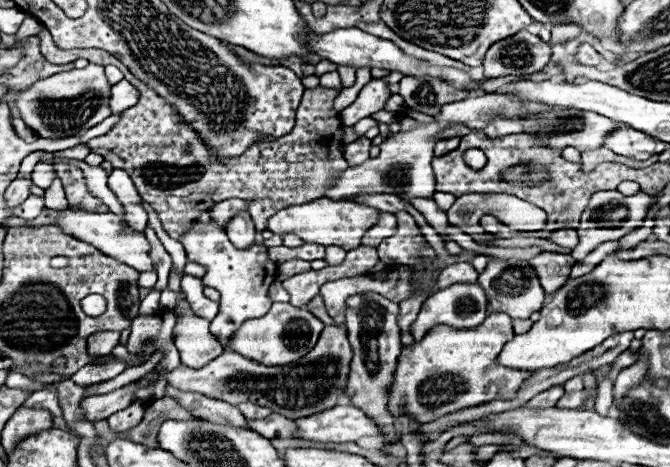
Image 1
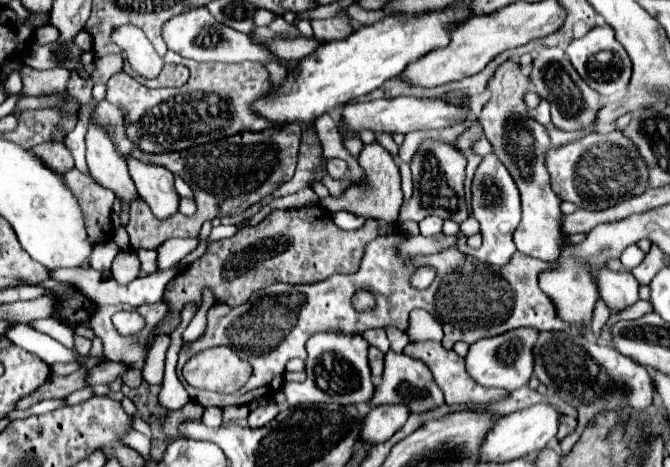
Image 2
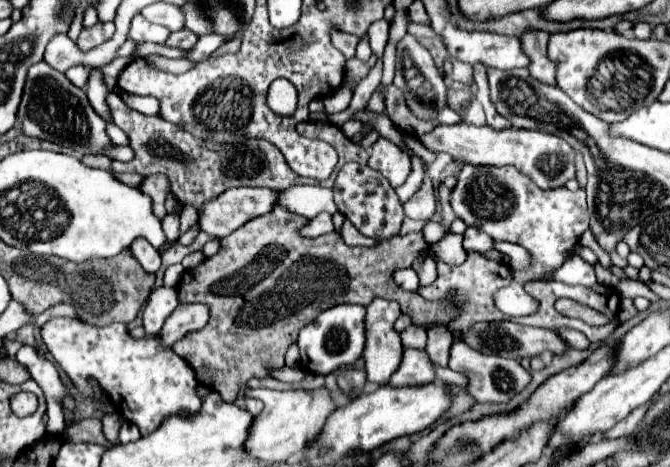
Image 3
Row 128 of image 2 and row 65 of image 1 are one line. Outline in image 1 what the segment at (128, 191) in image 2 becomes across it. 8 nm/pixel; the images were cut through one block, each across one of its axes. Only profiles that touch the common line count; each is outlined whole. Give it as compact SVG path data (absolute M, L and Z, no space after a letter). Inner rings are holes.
M88 64L82 70L70 70L38 80L34 86L18 94L16 106L22 120L38 132L42 138L66 138L78 136L80 132L96 126L110 112L110 88L112 84L104 76L104 66Z

